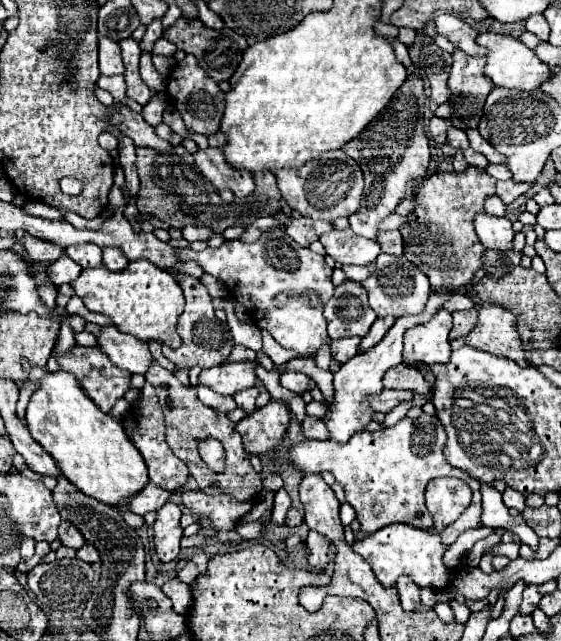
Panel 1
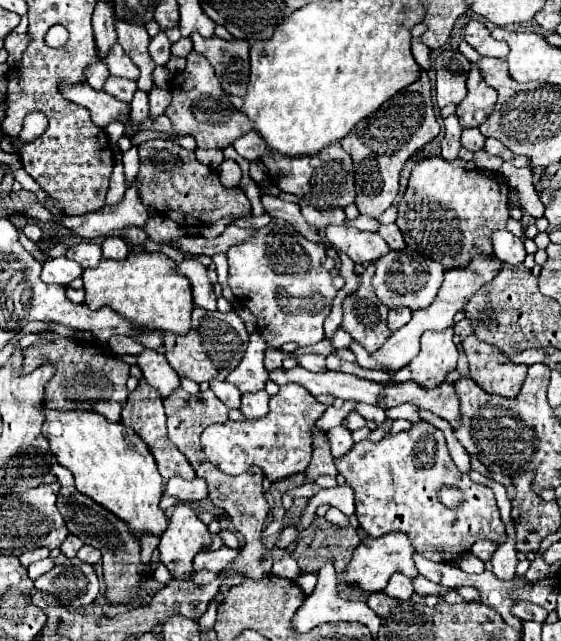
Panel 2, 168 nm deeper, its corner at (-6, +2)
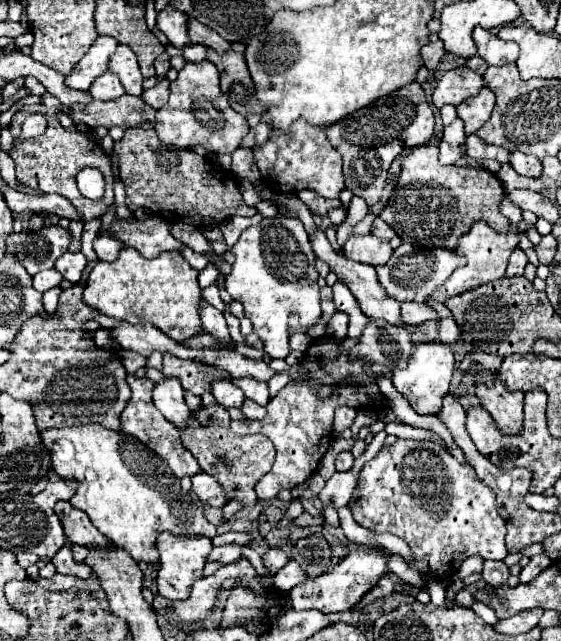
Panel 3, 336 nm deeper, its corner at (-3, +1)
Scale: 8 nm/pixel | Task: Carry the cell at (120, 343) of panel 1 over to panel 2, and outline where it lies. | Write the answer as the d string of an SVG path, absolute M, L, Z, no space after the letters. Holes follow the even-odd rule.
M146 349L144 353L136 355L138 357L138 367L142 369L144 379L158 389L160 399L170 397L178 387L180 387L180 377L178 373L170 367L164 355L156 353L154 349Z

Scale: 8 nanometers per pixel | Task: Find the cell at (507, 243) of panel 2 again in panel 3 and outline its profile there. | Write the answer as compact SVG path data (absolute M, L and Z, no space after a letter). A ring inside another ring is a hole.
M515 248L509 256L509 264L507 264L507 274L505 276L517 276L523 274L523 268L527 264L527 256L521 248Z

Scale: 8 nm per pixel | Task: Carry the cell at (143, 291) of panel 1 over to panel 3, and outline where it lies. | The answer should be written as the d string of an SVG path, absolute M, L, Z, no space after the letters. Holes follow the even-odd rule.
M123 248L115 262L97 262L91 270L89 280L83 290L83 302L93 310L127 322L149 322L163 330L177 342L191 338L193 334L201 332L201 320L197 314L197 302L201 300L201 288L197 284L197 270L193 270L181 252L161 252L157 258L145 258L133 248Z

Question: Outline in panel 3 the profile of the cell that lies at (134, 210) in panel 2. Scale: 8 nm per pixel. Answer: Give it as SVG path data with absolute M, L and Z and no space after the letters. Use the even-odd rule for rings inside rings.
M47 226L37 232L23 230L13 232L7 242L7 254L21 256L25 270L35 276L41 270L47 270L55 260L67 252L71 244L71 232L61 226Z

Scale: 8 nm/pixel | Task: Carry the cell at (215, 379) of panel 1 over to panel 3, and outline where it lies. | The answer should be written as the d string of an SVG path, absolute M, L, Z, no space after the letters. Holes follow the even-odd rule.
M231 378L231 382L241 388L245 392L247 398L259 402L259 404L267 404L269 402L269 388L267 388L267 382L259 382L255 378Z

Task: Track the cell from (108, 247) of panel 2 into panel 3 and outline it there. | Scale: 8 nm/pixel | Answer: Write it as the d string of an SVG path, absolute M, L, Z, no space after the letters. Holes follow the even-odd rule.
M101 234L101 236L97 236L97 238L93 240L93 248L95 248L99 260L113 262L113 260L117 260L123 244L121 244L119 240L115 240L115 238L109 238L109 236L103 236L103 234Z

